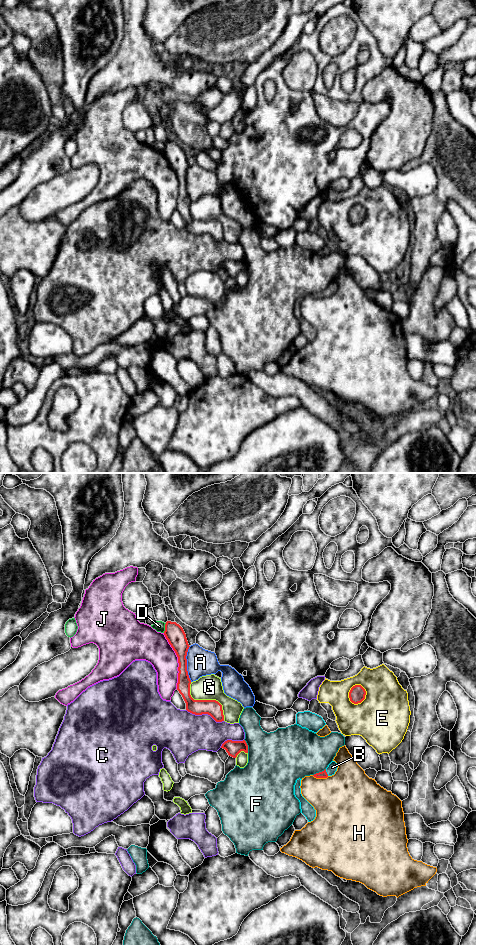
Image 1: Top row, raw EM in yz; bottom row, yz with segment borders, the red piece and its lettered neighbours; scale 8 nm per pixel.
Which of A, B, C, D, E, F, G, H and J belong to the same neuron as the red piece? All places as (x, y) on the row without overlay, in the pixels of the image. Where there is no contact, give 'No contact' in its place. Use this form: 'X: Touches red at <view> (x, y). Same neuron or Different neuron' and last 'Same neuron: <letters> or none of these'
A: Touches red at yz (186, 184). Different neuron
B: Touches red at yz (326, 292). Same neuron
C: Touches red at yz (205, 233). Different neuron
D: Touches red at yz (165, 148). Different neuron
E: Touches red at yz (364, 216). Different neuron
F: Touches red at yz (247, 266). Different neuron
G: Touches red at yz (207, 220). Different neuron
H: Touches red at yz (320, 297). Different neuron
J: Touches red at yz (178, 181). Different neuron
Same neuron: B

